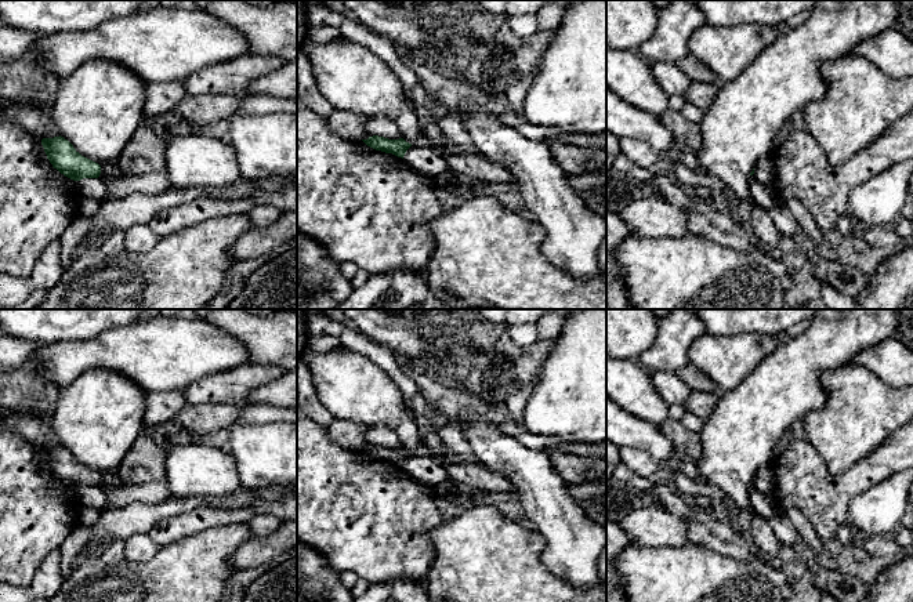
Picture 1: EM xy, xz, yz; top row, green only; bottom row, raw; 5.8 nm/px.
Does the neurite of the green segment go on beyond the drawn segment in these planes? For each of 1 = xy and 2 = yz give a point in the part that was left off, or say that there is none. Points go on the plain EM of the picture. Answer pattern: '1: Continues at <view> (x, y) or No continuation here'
1: No continuation here
2: No continuation here

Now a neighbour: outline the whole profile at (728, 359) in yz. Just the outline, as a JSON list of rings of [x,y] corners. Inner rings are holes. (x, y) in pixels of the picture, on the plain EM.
[[[762,334],[699,337],[688,352],[688,360],[707,374],[718,391],[735,389],[779,342],[779,337]]]

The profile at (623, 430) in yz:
[[[606,395],[606,440],[619,447],[634,447],[651,454],[657,463],[678,457],[670,438],[657,425],[623,411]]]

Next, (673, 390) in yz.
[[[649,370],[655,388],[667,405],[684,405],[691,394],[691,388],[677,373]]]

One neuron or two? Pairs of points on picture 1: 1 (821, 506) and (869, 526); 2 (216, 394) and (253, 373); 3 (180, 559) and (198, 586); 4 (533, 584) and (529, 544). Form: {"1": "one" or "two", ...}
{"1": "two", "2": "one", "3": "one", "4": "one"}

